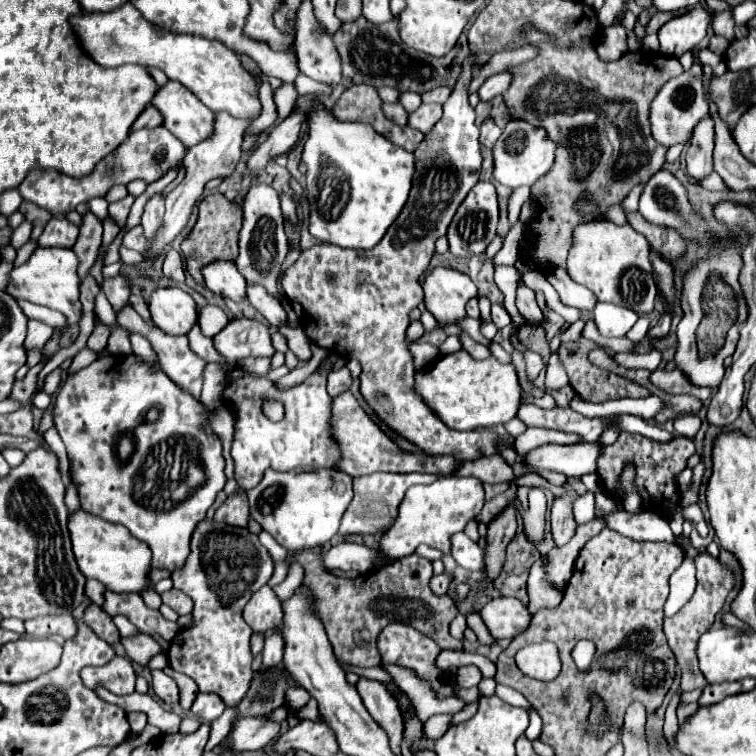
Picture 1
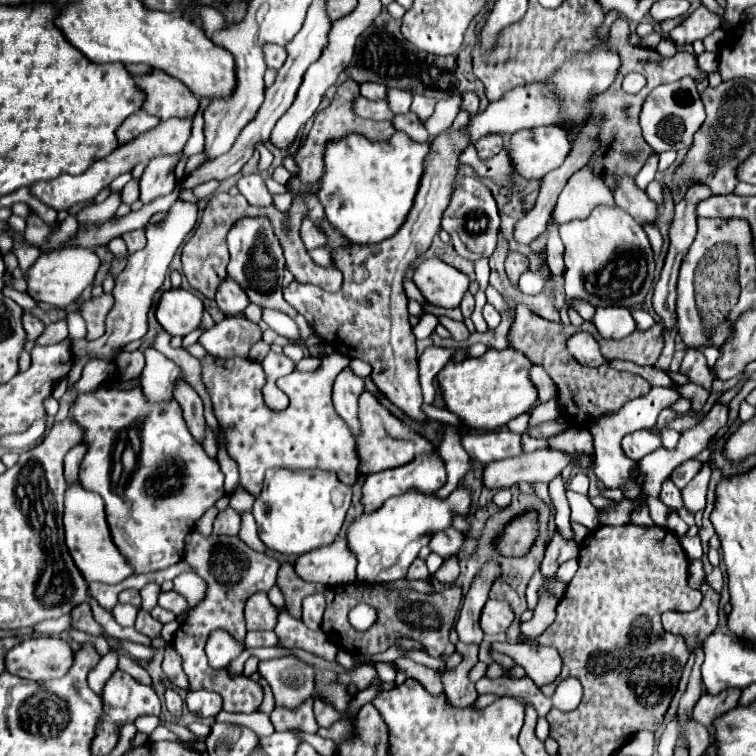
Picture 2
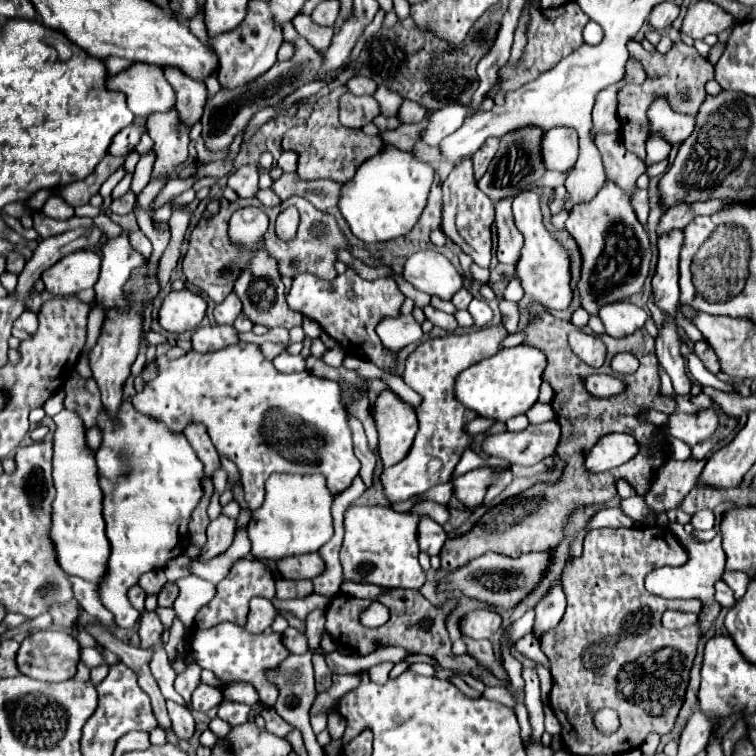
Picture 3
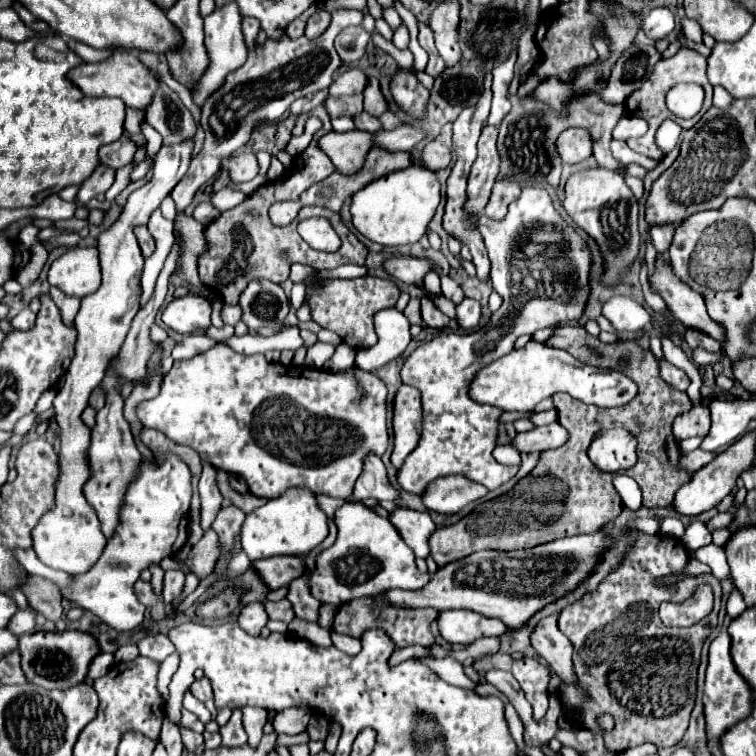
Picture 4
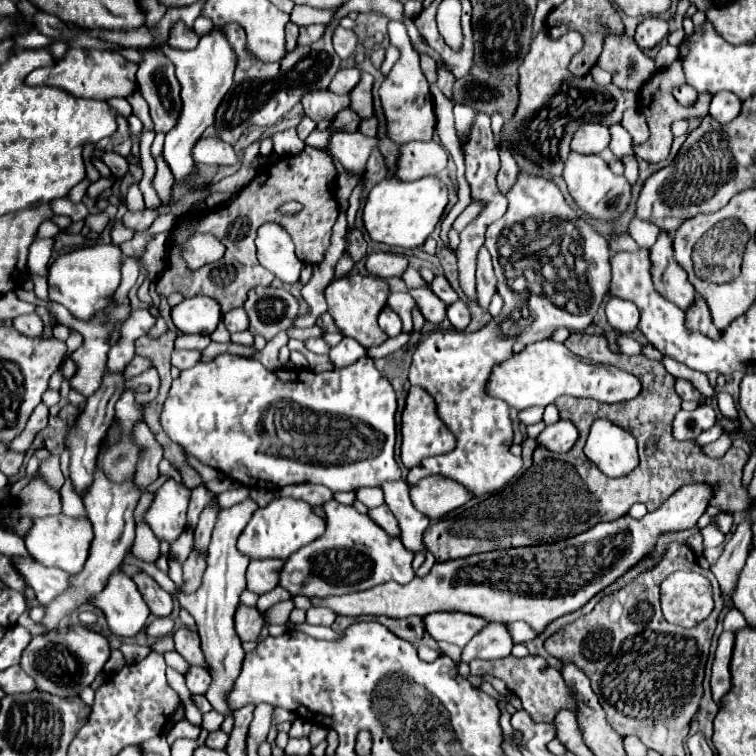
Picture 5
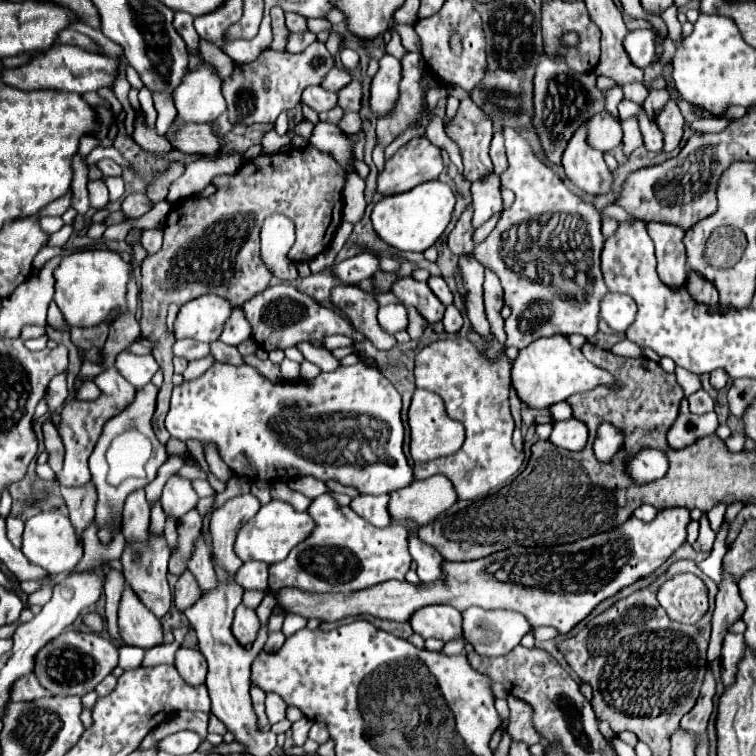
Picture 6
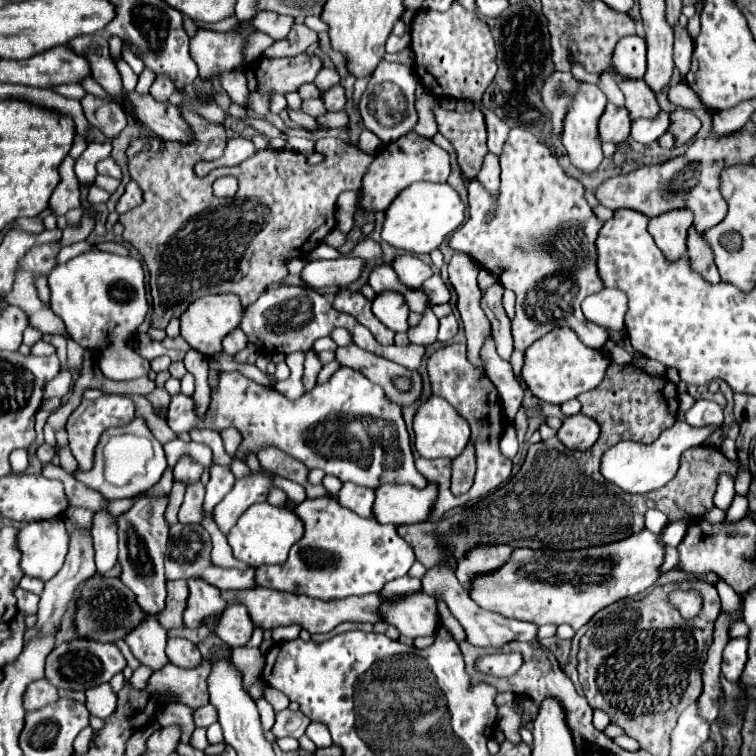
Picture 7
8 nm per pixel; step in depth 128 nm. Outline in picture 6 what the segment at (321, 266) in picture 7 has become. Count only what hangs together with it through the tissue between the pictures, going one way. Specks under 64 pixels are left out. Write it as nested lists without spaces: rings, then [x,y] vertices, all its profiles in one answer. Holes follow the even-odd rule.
[[[364,252],[332,266],[332,270],[344,284],[358,284],[360,280],[370,278],[380,270],[380,258],[372,252]]]

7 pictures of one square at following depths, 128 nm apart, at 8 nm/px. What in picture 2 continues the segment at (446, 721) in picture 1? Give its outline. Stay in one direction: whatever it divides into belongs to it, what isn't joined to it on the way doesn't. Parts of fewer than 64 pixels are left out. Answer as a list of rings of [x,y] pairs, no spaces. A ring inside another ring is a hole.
[[[460,642],[458,650],[464,654],[464,660],[460,662],[460,666],[456,666],[454,670],[447,670],[446,667],[439,670],[446,696],[448,696],[448,700],[452,700],[454,708],[470,706],[476,698],[476,690],[474,690],[474,684],[470,684],[470,680],[468,680],[468,672],[478,662],[478,652],[476,652],[478,644]]]

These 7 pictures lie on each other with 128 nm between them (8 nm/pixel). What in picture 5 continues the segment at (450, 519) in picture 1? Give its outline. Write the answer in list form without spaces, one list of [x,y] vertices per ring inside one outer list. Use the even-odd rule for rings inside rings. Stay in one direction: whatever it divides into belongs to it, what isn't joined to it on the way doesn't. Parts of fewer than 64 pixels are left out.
[[[330,500],[324,504],[326,512],[326,532],[312,544],[304,546],[300,552],[294,552],[282,572],[280,572],[280,584],[292,594],[308,596],[308,598],[328,598],[328,596],[342,596],[342,594],[352,594],[352,592],[362,592],[368,588],[374,588],[384,582],[398,582],[398,584],[408,584],[416,578],[416,572],[412,570],[412,560],[414,554],[398,540],[388,536],[374,520],[370,520],[368,514],[360,514],[354,506],[344,506],[336,500]]]

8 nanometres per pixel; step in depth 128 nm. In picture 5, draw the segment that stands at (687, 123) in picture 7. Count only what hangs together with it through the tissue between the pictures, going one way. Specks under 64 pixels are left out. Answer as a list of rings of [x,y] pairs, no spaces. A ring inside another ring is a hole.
[[[676,60],[672,62],[670,66],[658,70],[642,88],[640,88],[640,98],[638,98],[638,110],[646,116],[646,122],[650,126],[650,138],[642,144],[634,144],[634,152],[638,158],[646,160],[646,162],[662,162],[668,154],[670,154],[670,144],[672,144],[672,134],[670,134],[670,124],[674,120],[690,120],[690,118],[704,118],[708,114],[708,106],[710,106],[710,100],[712,100],[712,94],[704,94],[702,100],[702,108],[704,108],[704,114],[702,114],[702,108],[698,110],[698,104],[692,108],[686,108],[682,104],[678,104],[672,96],[672,90],[676,86],[682,86],[686,80],[684,76],[684,68],[682,68],[682,60]]]

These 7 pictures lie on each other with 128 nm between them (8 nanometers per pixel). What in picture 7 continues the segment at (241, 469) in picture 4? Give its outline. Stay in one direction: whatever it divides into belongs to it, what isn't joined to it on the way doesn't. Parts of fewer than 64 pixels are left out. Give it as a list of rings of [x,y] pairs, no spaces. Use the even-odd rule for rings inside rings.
[[[342,366],[328,382],[298,400],[288,400],[280,392],[264,388],[240,372],[222,372],[210,392],[210,406],[202,416],[196,412],[194,398],[178,392],[170,400],[166,422],[176,434],[192,432],[194,428],[210,428],[216,432],[236,428],[242,434],[236,458],[242,462],[246,462],[250,452],[258,454],[264,448],[278,448],[306,468],[316,466],[342,482],[354,482],[372,490],[382,484],[428,484],[414,466],[400,406],[390,402],[378,384],[348,366]]]

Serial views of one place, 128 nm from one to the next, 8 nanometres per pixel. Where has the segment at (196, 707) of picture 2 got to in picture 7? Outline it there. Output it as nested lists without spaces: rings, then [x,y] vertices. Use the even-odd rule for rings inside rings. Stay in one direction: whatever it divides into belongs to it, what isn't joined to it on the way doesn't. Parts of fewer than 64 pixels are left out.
[[[170,638],[166,646],[166,656],[172,664],[180,668],[196,668],[202,664],[202,654],[198,646],[186,638]]]

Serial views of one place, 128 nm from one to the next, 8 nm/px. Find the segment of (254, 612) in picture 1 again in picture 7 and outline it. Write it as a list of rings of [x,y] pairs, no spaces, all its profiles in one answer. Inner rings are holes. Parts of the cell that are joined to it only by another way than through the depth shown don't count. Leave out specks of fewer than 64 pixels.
[[[230,604],[222,612],[222,620],[216,628],[216,636],[230,648],[246,646],[254,630],[254,622],[242,604]]]

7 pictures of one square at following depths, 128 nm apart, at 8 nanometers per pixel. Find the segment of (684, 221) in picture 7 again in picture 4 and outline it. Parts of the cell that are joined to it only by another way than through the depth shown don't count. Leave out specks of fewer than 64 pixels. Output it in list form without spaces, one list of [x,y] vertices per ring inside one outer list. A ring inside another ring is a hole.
[[[658,254],[656,258],[656,274],[652,278],[652,284],[666,300],[666,306],[672,316],[676,316],[676,320],[684,328],[698,328],[714,340],[722,340],[722,344],[726,342],[726,330],[722,324],[714,322],[708,316],[704,298],[692,288],[686,288],[684,282],[680,282],[680,278],[672,272],[672,266],[662,254]]]

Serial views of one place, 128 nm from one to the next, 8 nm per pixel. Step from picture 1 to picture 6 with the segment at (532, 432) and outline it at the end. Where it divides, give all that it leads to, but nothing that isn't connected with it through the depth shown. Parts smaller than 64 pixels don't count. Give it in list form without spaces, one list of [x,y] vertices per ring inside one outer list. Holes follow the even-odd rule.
[[[600,424],[594,438],[594,454],[600,462],[608,464],[624,446],[624,432],[612,424]]]

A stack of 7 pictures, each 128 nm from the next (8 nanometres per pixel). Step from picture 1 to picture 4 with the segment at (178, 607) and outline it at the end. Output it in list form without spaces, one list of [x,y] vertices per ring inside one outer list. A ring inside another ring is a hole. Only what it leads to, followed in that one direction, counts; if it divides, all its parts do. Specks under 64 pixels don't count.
[[[168,570],[164,576],[164,588],[162,588],[164,604],[170,606],[172,600],[182,594],[182,588],[184,588],[184,574],[176,570]]]

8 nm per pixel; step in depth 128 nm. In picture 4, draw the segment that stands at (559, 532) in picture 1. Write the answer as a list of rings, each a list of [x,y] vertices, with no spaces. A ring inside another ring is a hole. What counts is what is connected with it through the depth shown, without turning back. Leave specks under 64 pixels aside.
[[[558,614],[542,618],[530,636],[532,648],[556,670],[562,680],[574,682],[572,676],[572,644],[558,630]]]

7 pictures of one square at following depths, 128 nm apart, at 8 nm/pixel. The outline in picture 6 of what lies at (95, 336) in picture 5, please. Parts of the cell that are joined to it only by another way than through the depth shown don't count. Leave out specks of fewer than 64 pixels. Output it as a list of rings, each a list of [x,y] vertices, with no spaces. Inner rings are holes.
[[[84,382],[82,388],[78,390],[76,397],[79,400],[94,400],[100,396],[101,392],[94,382]]]

